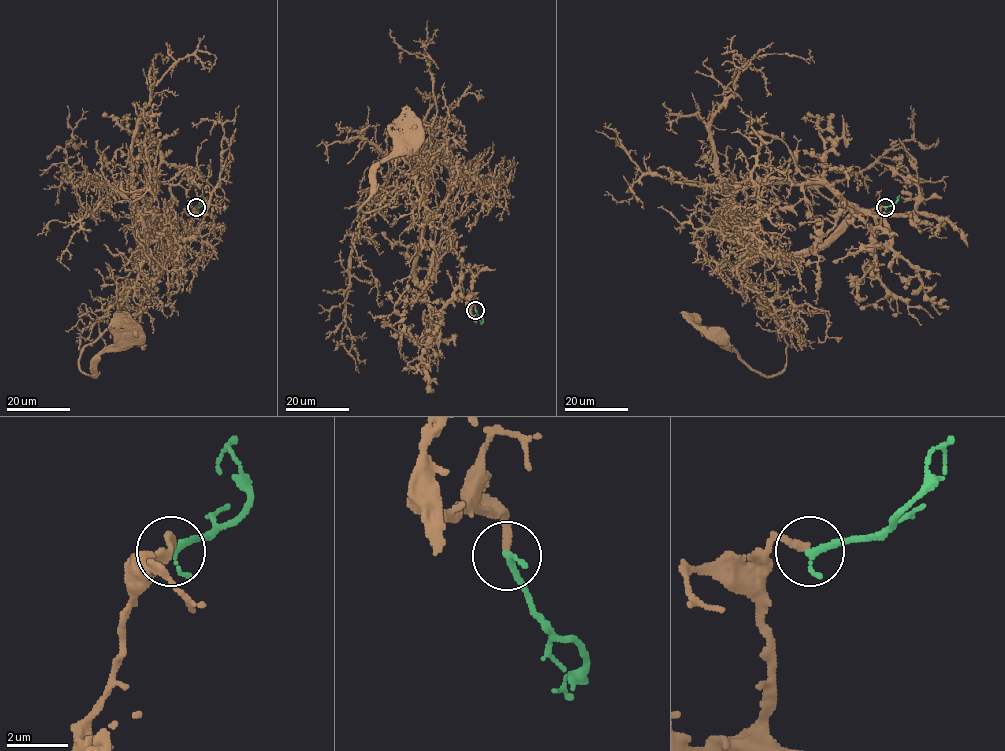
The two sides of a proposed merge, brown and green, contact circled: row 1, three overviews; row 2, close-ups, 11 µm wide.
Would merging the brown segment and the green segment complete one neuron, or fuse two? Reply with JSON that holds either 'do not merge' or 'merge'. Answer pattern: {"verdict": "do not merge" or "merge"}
{"verdict": "do not merge"}

